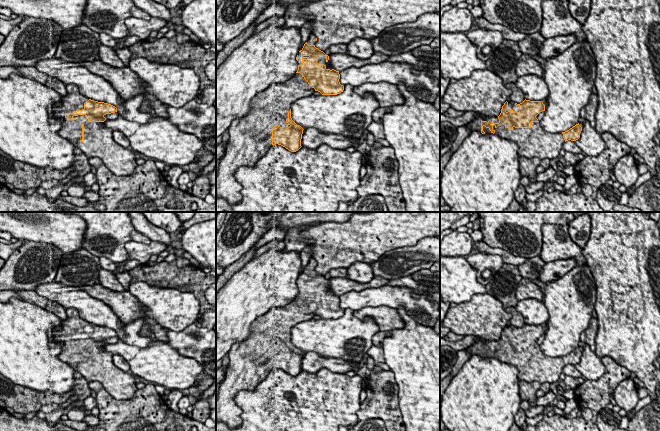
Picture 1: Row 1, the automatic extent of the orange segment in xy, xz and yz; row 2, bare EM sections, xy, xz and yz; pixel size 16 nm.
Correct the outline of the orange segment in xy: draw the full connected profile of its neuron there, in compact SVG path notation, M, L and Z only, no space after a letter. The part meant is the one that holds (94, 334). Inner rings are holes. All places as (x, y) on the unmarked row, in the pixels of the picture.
M75 308L66 309L67 318L61 321L61 329L49 330L51 342L62 343L62 351L59 359L70 365L76 372L80 373L87 381L97 381L116 400L131 399L138 390L133 375L120 370L114 363L112 353L104 349L106 338L117 336L117 332L111 328L88 323L79 316Z

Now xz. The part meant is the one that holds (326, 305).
M311 257L308 265L304 268L296 281L298 294L292 302L283 307L274 306L267 313L258 317L251 323L251 332L249 336L244 341L232 345L228 353L229 364L225 379L219 386L218 398L216 399L216 422L225 423L230 429L239 427L242 424L242 419L240 417L242 409L234 401L234 396L241 390L255 390L258 384L262 382L273 369L281 369L291 376L296 376L302 371L301 363L304 353L300 349L297 349L291 342L291 328L293 326L313 318L314 315L318 315L322 319L337 319L343 316L344 310L339 306L339 295L330 291L327 287L329 280L315 271L314 268L316 265L317 262Z

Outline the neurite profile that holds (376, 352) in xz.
M372 345L371 348L367 351L367 354L374 359L375 368L374 373L380 372L383 369L380 367L380 363L385 363L384 361L384 351L380 346Z

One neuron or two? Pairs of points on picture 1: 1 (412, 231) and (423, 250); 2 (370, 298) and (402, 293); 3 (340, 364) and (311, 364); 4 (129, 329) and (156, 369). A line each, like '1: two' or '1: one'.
1: two
2: one
3: one
4: two

